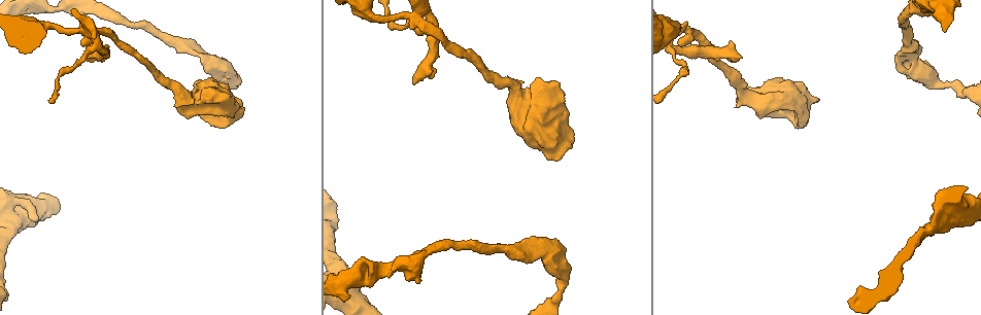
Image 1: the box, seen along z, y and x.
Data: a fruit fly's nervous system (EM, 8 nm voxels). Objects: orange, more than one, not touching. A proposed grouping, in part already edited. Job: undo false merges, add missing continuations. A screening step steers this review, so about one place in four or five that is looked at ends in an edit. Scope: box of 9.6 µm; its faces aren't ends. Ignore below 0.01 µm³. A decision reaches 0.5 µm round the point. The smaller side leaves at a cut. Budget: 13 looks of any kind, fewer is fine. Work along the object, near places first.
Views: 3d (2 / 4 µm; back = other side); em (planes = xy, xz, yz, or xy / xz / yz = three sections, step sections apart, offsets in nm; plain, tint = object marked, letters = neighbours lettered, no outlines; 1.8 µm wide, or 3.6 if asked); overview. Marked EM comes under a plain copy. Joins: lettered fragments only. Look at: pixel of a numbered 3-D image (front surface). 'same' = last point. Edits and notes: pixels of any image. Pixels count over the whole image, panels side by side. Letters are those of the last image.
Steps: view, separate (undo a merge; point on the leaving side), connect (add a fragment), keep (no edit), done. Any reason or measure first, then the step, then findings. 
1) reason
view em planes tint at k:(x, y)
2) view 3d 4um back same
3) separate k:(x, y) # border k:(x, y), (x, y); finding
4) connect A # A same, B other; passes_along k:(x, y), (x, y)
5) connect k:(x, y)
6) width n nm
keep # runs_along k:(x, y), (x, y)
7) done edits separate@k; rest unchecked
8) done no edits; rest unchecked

two arms at a narrow angle
view em 3.6um xz step 4 tint at 1:(12, 209)

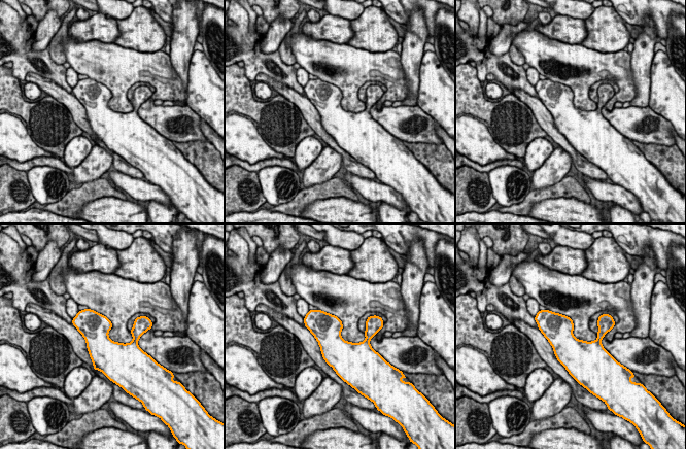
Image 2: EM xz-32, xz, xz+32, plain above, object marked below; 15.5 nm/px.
cut it another way
view em 3.6um planes letters same

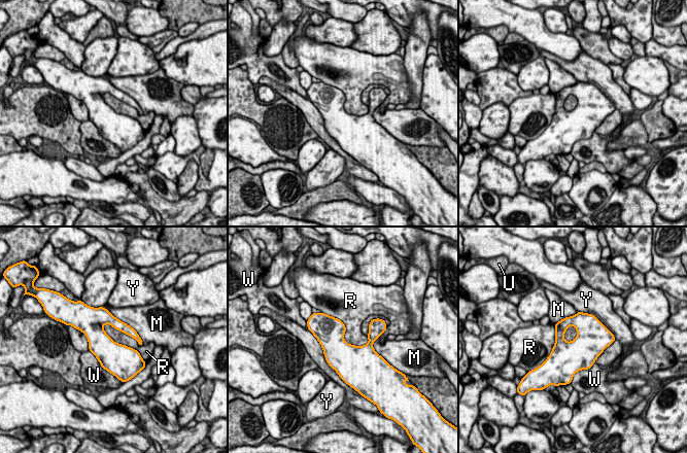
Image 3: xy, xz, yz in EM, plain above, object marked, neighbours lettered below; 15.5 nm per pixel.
keep # M other, R other, U other, W other, Y other; continuous, no second neuron

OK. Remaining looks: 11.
calibre changes
view em 3.6um xz step 8 tint at 1:(799, 108)

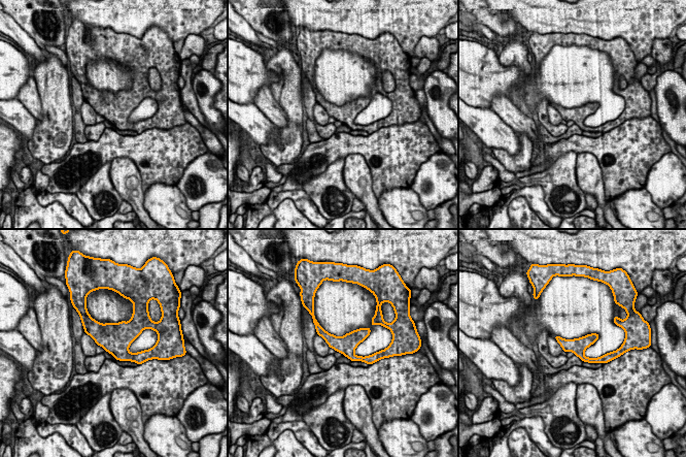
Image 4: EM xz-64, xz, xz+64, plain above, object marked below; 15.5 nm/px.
another direction
view em 3.6um xy step 4 letters same

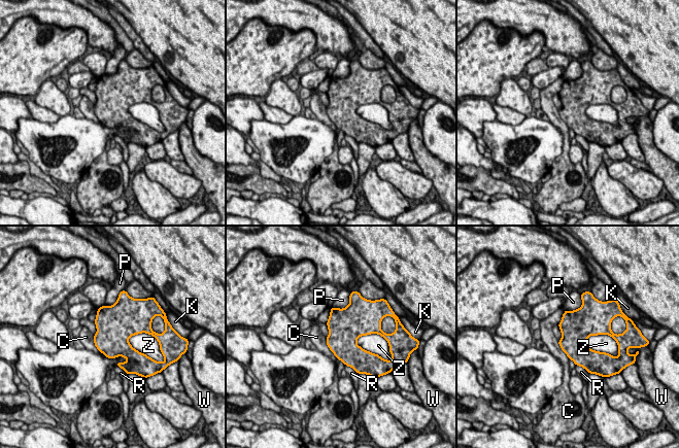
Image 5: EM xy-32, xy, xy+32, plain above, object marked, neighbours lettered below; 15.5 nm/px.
width 440 nm
keep # C other, K other, P other, R other, W other, Z other; border 5:(100, 351), (128, 359); all the same neuron

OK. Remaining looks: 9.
view em 3.6um planes tint at 1:(229, 72)

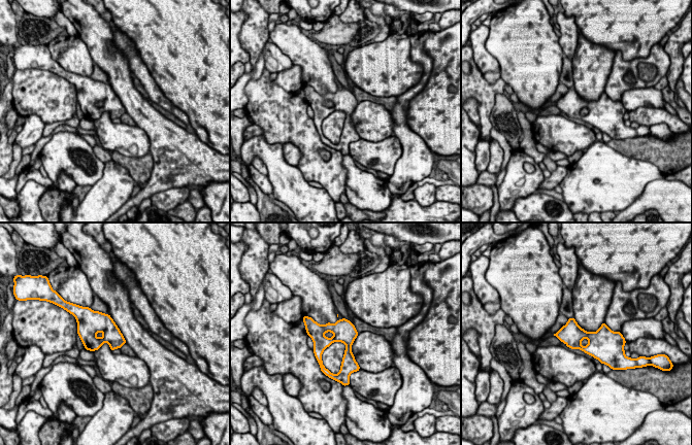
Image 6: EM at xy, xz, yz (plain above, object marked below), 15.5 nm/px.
what lies round it
view em 3.6um planes letters same

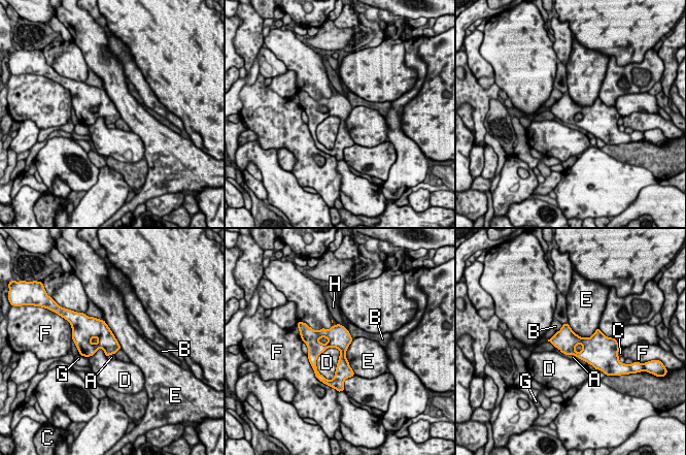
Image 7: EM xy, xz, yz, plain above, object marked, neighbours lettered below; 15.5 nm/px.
width 340 nm
keep # A other, B other, C other, D other, E other, F other, G other, H other; border 7:(328, 347), (340, 352), (333, 379); continuous, no second neuron

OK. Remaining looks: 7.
free end
view em planes letters at 1:(537, 78)

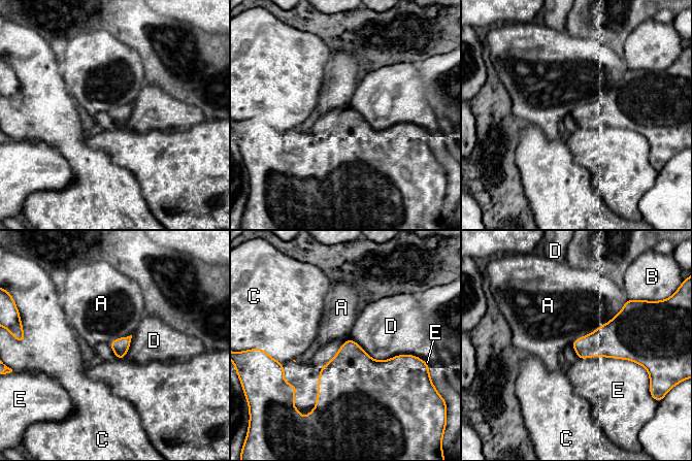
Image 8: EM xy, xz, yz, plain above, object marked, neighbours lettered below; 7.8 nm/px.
longest_contact A 600 nm
keep # A other, B other, C other, D other, E other; no lettered fragment goes on from it

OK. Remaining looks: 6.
calibre changes
view 3d 4um at 1:(89, 32)

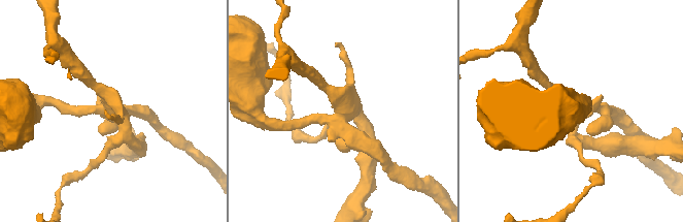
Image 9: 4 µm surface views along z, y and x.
shape alone is not enough
view em 3.6um planes tint at 9:(338, 119)

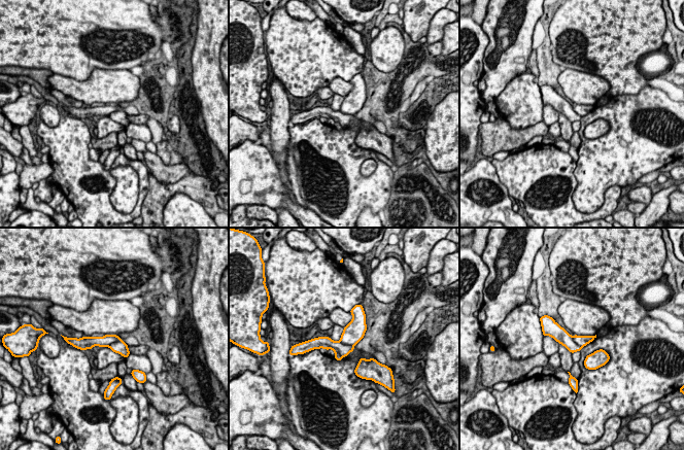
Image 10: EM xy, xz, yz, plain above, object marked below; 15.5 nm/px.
view em 3.6um planes letters same

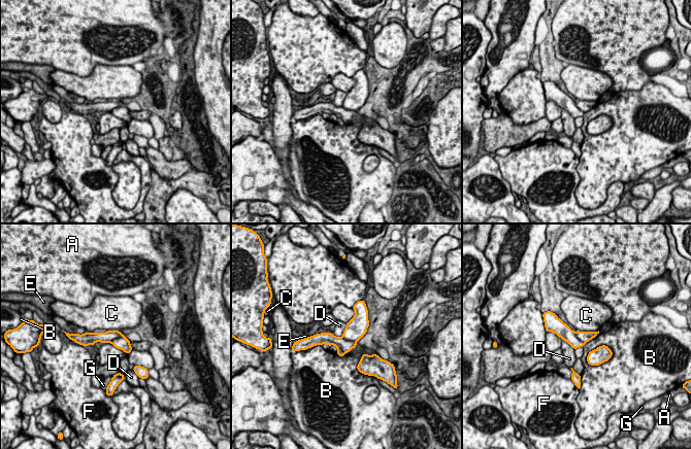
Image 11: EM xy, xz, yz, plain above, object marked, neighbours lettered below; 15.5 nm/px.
separate 11:(356, 329) # A other, B other, C other, D other, E other, F other, G other; border 11:(342, 336), (356, 342); a second neuron is stuck on

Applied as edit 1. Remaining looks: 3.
done edits separate@11; rest unchecked

